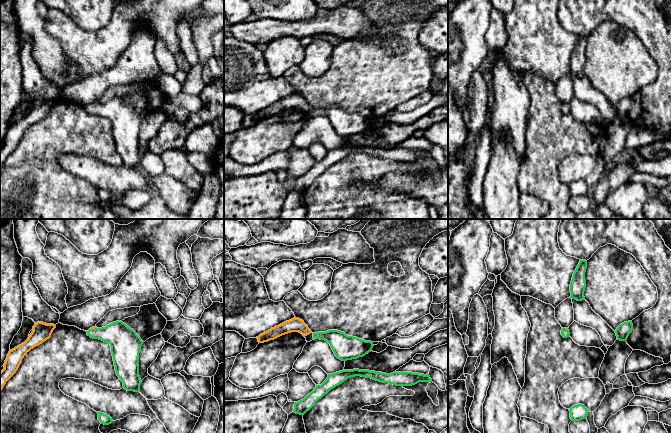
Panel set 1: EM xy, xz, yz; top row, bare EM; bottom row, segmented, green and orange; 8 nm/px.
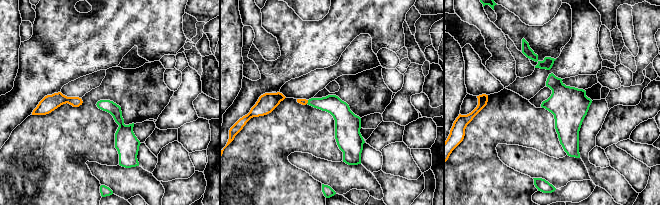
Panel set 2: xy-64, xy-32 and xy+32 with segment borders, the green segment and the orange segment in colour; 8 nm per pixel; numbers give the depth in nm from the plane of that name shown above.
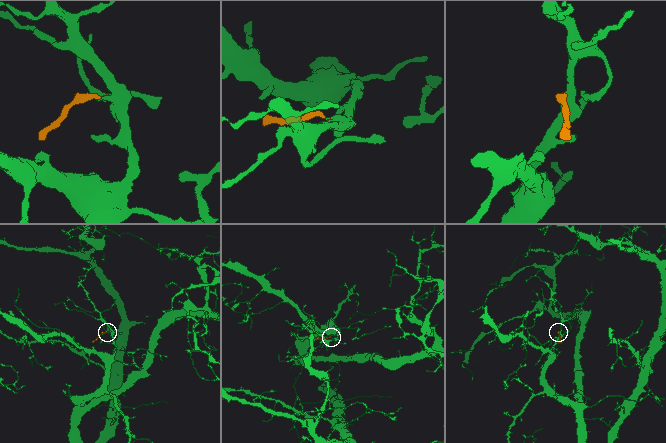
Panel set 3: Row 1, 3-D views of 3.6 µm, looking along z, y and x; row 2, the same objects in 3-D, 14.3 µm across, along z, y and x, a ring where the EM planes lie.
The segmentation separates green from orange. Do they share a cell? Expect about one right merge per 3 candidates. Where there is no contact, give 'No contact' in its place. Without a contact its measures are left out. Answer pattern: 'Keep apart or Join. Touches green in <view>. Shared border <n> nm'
Join. Touches green in xy. Shared border 60 nm

